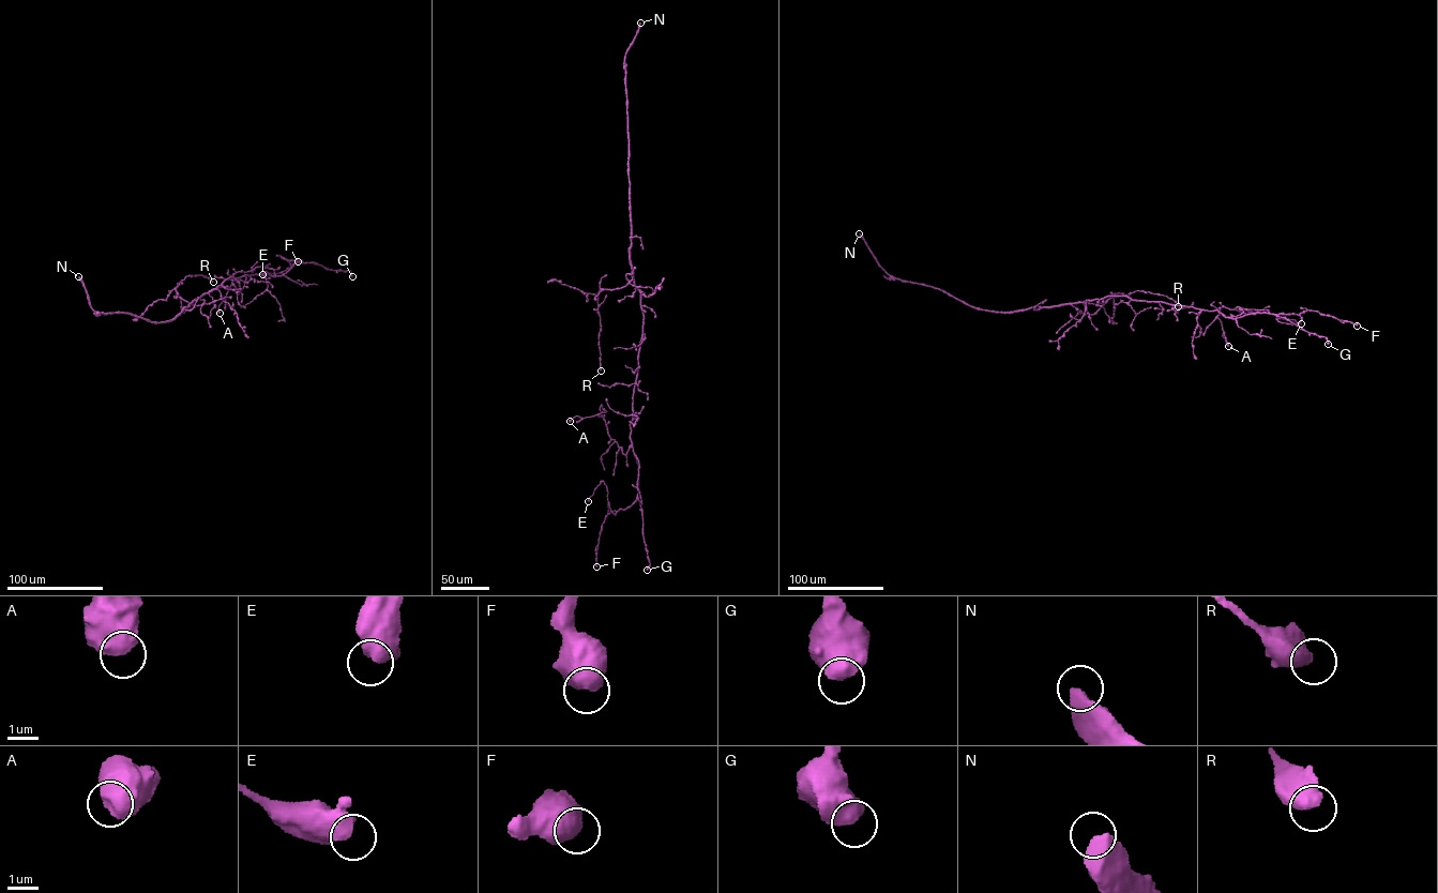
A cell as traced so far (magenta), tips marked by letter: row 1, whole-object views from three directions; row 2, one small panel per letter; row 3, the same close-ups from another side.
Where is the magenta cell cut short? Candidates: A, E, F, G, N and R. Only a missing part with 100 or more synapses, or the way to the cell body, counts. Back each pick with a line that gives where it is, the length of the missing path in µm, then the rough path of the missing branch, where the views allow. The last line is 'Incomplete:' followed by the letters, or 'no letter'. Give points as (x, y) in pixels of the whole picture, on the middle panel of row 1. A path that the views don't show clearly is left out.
N: Place: (640, 23). Missing length about 400 µm
Incomplete: N

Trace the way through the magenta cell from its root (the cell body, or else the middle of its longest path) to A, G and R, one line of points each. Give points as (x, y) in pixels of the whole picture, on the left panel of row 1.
A: (218, 286), (233, 276), (267, 272), (276, 275), (272, 269), (260, 267), (235, 273), (220, 313)
G: (218, 286), (233, 276), (267, 272), (281, 275), (301, 261), (313, 262), (333, 270), (349, 270), (352, 276)
R: (218, 286), (201, 296), (205, 301), (198, 305), (179, 298), (176, 289), (190, 275), (201, 275), (213, 282)

